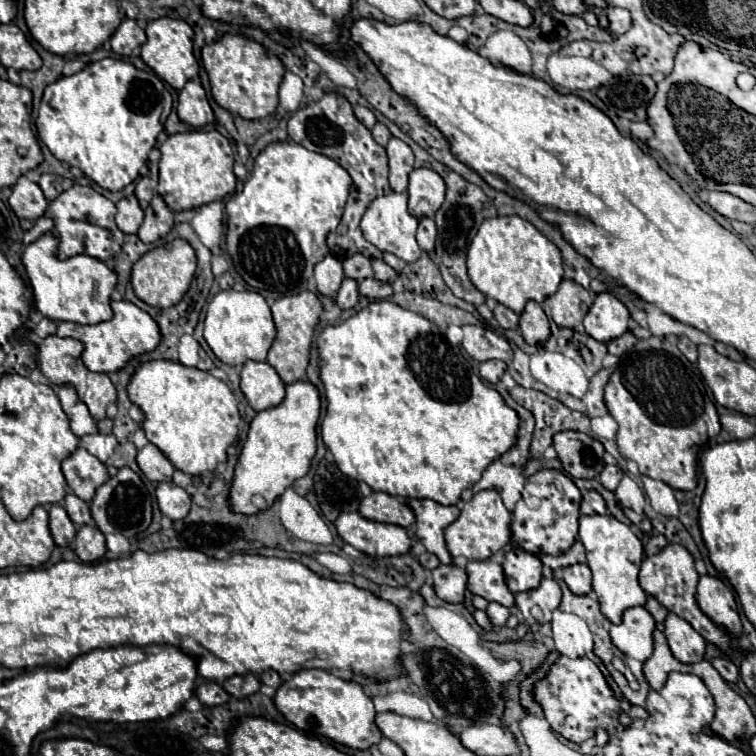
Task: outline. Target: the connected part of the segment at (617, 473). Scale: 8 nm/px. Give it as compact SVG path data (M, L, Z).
M605 465L605 469L601 471L599 479L601 479L601 483L603 483L603 487L605 487L605 489L615 491L623 475L625 475L625 473L623 473L623 471L621 471L617 465Z

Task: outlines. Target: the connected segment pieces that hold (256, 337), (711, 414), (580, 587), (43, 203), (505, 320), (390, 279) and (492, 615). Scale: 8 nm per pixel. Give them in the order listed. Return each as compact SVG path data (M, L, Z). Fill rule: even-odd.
M219 291L207 307L205 341L213 353L229 365L243 365L249 359L265 361L271 343L277 337L271 309L257 291Z
M629 351L621 357L609 383L605 385L605 405L617 419L617 447L625 459L633 459L639 471L647 477L665 481L673 489L693 491L697 485L697 455L701 447L721 431L719 414L716 410L711 389L705 395L703 377L691 361L675 357L667 351Z
M575 563L575 565L563 567L561 571L563 571L565 583L575 595L591 593L591 569L587 563Z
M21 177L17 181L17 185L13 187L13 193L9 197L9 205L19 219L35 221L45 213L49 203L37 183L29 181L27 177Z
M501 303L495 305L493 315L495 315L495 319L499 321L499 325L501 325L503 329L517 329L517 325L519 325L519 315L513 313L509 307L505 307L505 305L501 305Z
M375 259L373 261L373 271L375 271L375 279L383 281L383 283L395 283L399 279L397 271L393 267L389 267L385 261L381 259Z
M491 601L491 603L489 603L489 607L487 607L487 615L489 615L489 621L491 621L495 627L503 627L503 625L505 625L505 621L509 619L511 611L509 611L505 605Z

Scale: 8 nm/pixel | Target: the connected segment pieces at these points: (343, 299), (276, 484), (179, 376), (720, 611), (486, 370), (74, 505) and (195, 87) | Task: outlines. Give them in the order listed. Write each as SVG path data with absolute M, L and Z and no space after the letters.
M345 277L341 289L337 291L335 301L337 301L337 305L339 305L341 309L351 309L351 307L355 307L355 303L359 301L359 283L357 283L355 279L351 279L351 277Z
M295 381L287 385L287 395L281 405L259 411L249 427L247 443L239 455L235 467L233 487L231 487L231 509L237 513L257 513L259 507L253 503L253 495L265 499L265 507L283 495L287 485L293 485L295 479L307 475L311 459L317 451L317 421L321 413L321 395L311 381Z
M149 361L149 363L143 363L135 371L127 391L129 391L129 399L135 405L139 405L145 413L143 431L147 439L173 463L175 469L187 475L203 475L205 471L213 473L219 463L227 461L227 447L237 441L241 415L239 415L239 405L237 405L235 395L223 381L215 379L207 371L185 367L181 363Z
M703 575L697 585L699 607L731 635L741 635L743 625L737 613L737 603L733 591L717 577Z
M495 359L483 361L483 363L481 363L481 377L483 377L485 381L489 381L489 383L497 383L497 381L501 379L505 367L507 367L505 361L495 361Z
M67 493L67 497L65 497L65 509L67 509L71 521L77 527L81 527L81 525L93 525L93 517L91 517L89 505L83 499L79 499L77 495Z
M189 81L181 93L179 93L179 105L177 105L177 115L183 123L191 127L203 127L207 123L213 123L213 109L207 101L205 89L197 81Z

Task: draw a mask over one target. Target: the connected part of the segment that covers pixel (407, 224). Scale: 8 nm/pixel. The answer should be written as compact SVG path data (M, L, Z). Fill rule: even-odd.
M389 193L389 195L377 197L375 201L371 201L371 205L367 207L367 211L361 219L361 229L363 229L363 235L367 237L367 241L371 241L381 251L389 251L407 263L417 261L421 257L421 249L415 241L417 217L413 217L407 211L407 195L405 193Z

